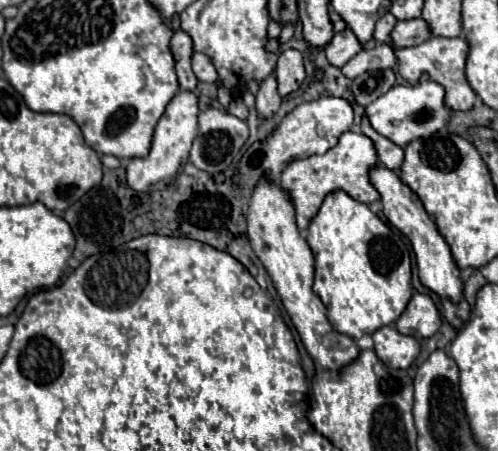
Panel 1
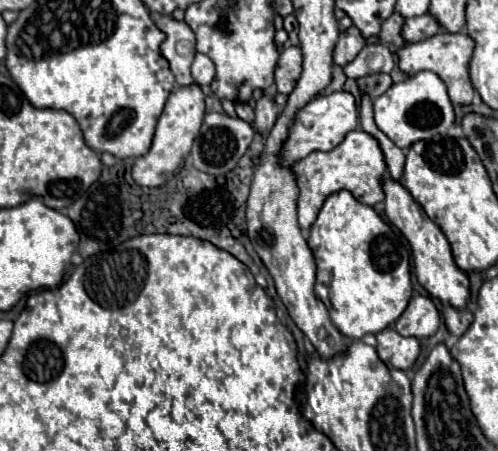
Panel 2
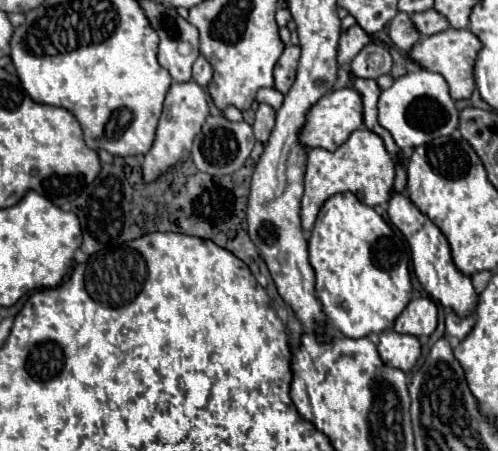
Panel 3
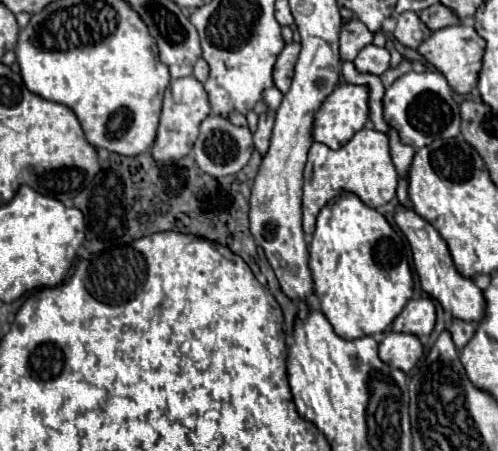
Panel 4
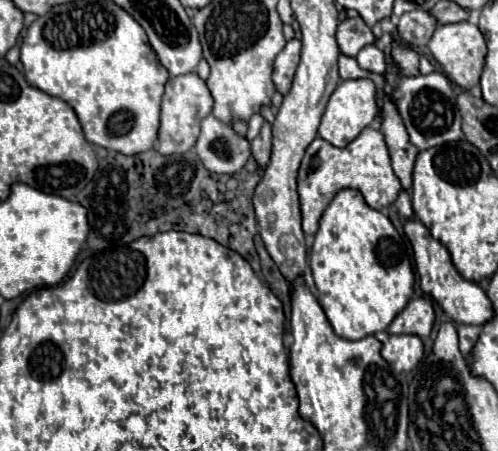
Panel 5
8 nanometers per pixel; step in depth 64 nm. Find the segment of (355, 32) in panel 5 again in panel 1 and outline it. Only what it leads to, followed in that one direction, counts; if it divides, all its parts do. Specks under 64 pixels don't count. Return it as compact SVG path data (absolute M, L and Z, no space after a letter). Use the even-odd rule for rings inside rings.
M346 28L344 32L340 32L340 34L336 34L334 36L334 40L326 46L326 58L328 58L328 62L332 64L332 66L344 66L352 56L356 56L358 52L362 50L362 44L358 42L358 38L356 38L356 34L350 30L350 28Z

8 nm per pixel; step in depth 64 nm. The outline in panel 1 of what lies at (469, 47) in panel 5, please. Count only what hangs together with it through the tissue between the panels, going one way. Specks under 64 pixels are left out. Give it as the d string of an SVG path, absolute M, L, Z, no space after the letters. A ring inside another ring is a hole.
M432 36L430 40L426 40L424 44L418 44L418 46L394 48L394 54L398 58L398 70L406 82L416 84L420 74L428 72L432 76L432 80L436 80L438 84L442 84L446 88L446 104L452 110L470 110L474 106L476 94L470 88L470 84L466 80L466 72L464 72L468 50L470 50L468 42L462 36L456 36L456 38Z

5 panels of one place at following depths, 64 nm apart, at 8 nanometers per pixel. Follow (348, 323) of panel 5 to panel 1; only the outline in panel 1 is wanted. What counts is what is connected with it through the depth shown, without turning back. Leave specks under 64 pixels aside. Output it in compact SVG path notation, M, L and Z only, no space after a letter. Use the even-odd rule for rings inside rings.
M342 190L328 194L306 240L316 258L314 292L324 302L334 330L358 340L398 320L412 296L410 250L398 248L394 230L366 204Z

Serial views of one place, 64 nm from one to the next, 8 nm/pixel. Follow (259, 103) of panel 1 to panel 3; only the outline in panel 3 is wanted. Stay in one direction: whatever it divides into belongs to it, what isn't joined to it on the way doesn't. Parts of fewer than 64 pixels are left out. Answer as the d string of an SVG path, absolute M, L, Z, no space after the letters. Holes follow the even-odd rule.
M260 104L260 108L256 110L256 122L254 122L254 136L258 142L266 144L268 142L268 136L274 128L274 108L266 106L266 104Z

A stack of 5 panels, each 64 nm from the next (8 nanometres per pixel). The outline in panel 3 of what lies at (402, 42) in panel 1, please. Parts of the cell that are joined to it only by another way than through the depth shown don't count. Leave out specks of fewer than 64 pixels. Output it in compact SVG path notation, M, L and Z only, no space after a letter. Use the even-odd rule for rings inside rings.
M434 8L430 10L424 10L424 12L418 12L412 16L416 28L420 28L420 32L424 36L430 36L430 34L436 34L436 32L442 32L446 30L450 24L446 20L446 16L442 16L440 12L436 12Z

